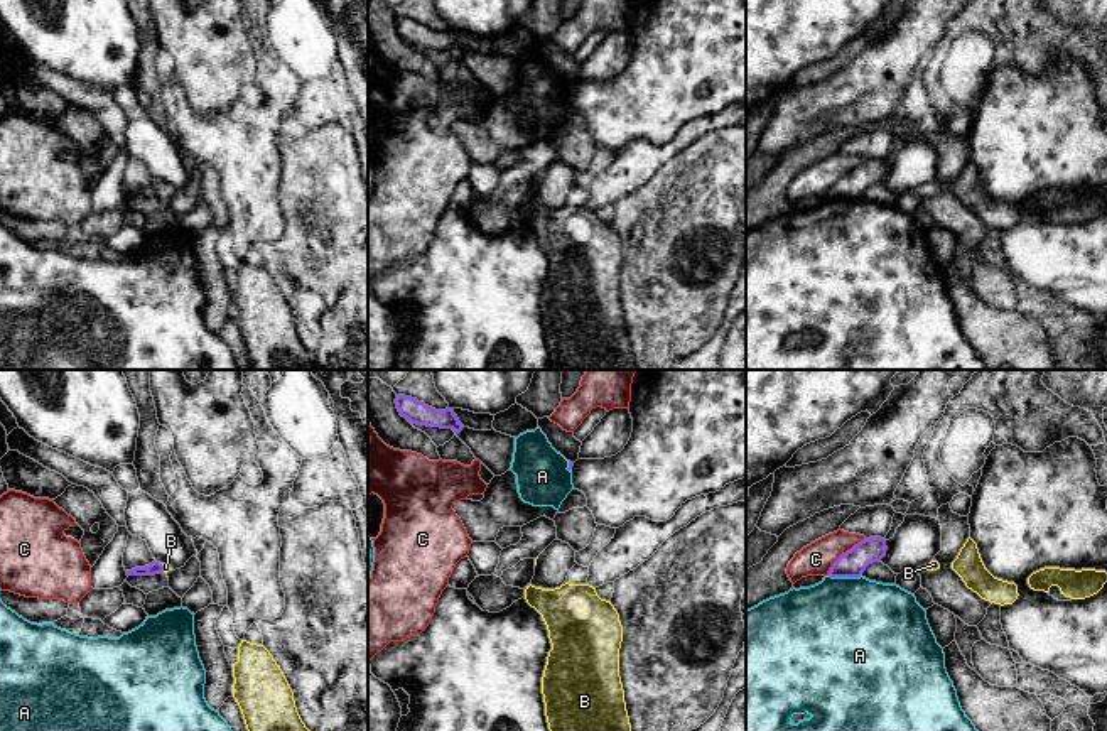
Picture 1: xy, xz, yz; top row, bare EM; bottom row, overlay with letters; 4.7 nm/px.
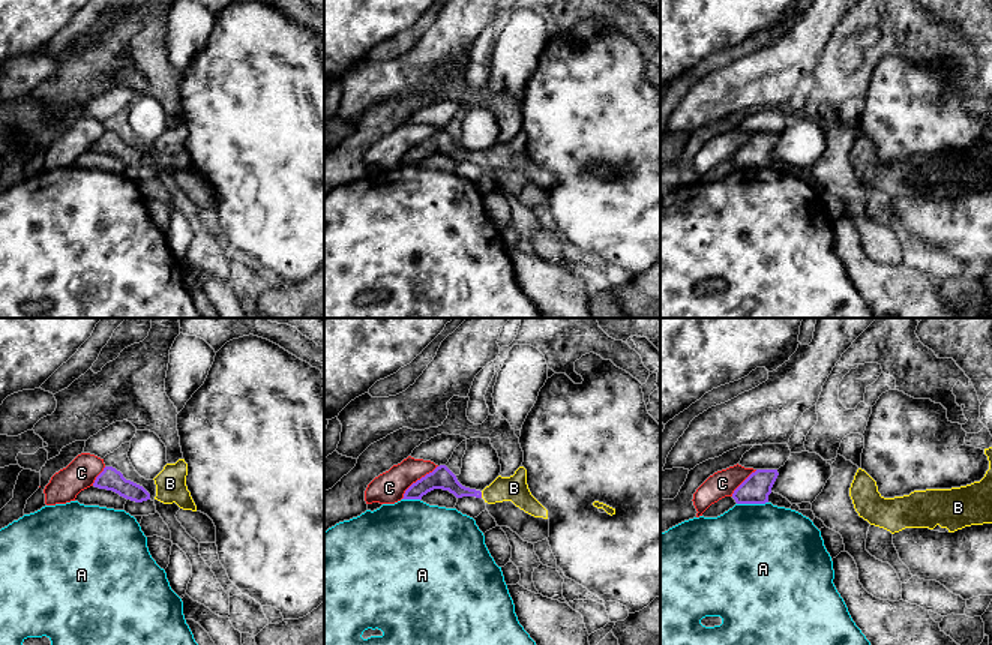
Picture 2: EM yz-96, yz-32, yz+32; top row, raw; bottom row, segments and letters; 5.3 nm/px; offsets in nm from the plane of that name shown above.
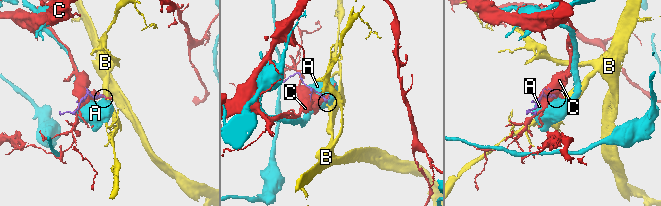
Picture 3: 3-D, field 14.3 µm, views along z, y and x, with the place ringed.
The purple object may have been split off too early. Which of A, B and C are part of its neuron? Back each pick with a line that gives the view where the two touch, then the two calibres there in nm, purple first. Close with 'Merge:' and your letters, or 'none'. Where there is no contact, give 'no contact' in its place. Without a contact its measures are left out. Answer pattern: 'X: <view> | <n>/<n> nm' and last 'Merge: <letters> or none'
B: xy | 60/30 nm
Merge: B

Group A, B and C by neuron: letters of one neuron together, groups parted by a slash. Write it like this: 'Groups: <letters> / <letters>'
Groups: A / B / C

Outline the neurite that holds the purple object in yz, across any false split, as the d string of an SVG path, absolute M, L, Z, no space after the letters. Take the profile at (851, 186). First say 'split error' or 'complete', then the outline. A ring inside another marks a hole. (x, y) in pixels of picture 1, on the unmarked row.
complete; M869 159L842 176L830 189L830 199L861 199L866 189L886 177L886 160Z

